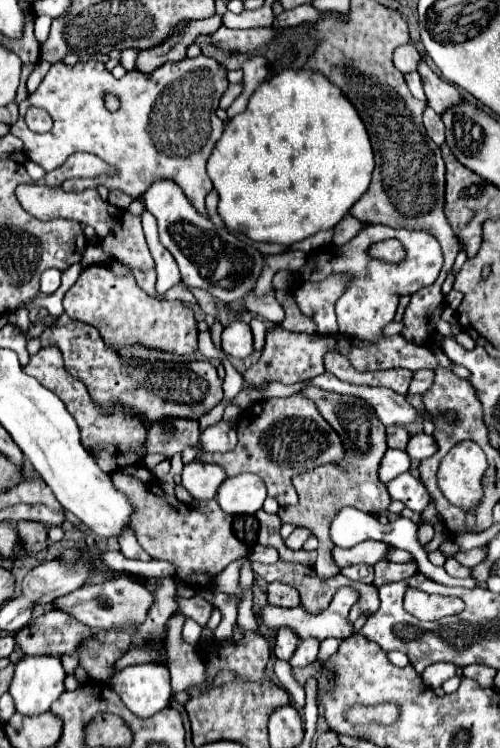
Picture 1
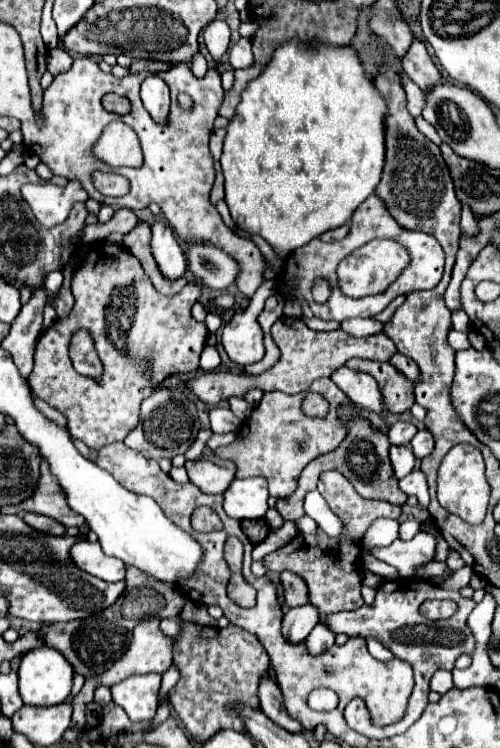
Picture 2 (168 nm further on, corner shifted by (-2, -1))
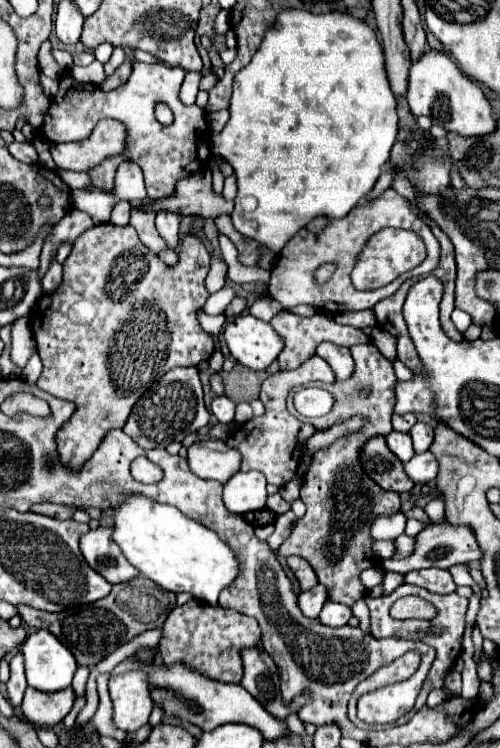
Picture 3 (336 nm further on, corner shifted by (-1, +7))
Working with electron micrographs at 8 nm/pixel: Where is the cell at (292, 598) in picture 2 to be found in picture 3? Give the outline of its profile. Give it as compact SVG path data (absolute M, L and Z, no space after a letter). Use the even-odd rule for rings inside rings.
M289 556L287 564L293 570L293 574L297 576L299 584L301 584L301 590L311 590L317 584L317 576L315 576L311 564L305 558L301 558L301 556Z

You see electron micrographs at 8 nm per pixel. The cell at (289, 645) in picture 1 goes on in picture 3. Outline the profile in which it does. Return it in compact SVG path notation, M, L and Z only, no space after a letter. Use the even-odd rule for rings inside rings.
M317 584L317 586L313 586L311 590L299 594L299 608L301 608L301 612L303 612L305 616L317 618L319 612L321 612L321 608L323 608L323 604L327 602L327 598L329 598L329 596L327 596L325 586L323 586L323 584Z

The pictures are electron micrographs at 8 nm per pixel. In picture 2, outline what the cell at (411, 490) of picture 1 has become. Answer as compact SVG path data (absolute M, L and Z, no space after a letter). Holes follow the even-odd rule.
M414 470L410 472L408 476L404 476L400 482L400 490L406 494L406 496L416 496L418 498L418 504L422 508L428 508L428 486L426 486L426 476L420 472L420 470Z

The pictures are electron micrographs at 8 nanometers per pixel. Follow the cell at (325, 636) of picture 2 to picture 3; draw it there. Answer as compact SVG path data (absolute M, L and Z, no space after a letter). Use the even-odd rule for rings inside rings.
M329 600L329 602L323 606L319 620L325 622L325 626L337 628L337 626L345 626L351 616L353 616L353 612L351 612L349 606L343 606L343 604L339 604L339 602L331 602L331 600Z

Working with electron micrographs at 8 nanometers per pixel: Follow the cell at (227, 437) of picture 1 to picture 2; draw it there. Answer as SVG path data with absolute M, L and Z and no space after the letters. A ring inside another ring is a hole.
M214 408L210 410L210 424L214 434L236 434L242 422L230 412L230 408Z

